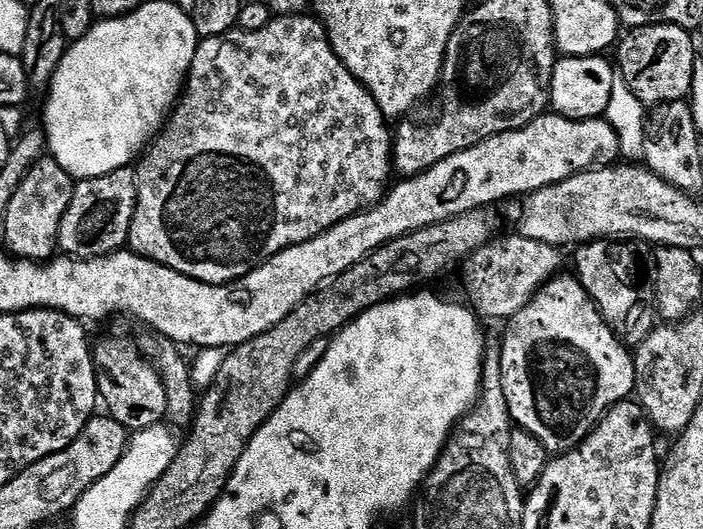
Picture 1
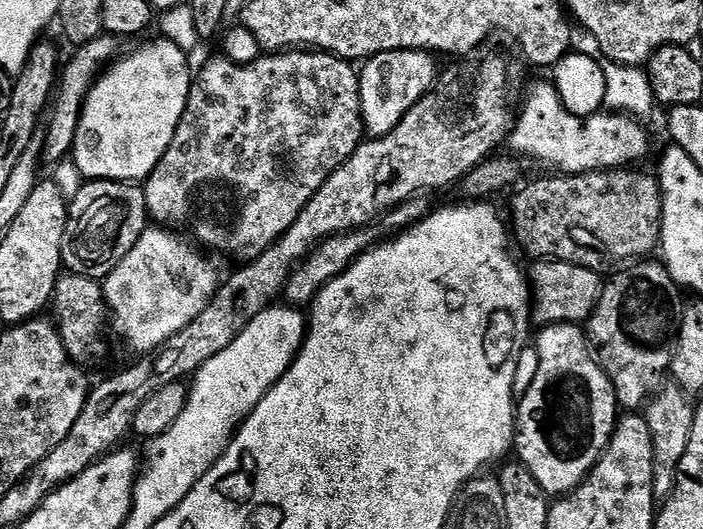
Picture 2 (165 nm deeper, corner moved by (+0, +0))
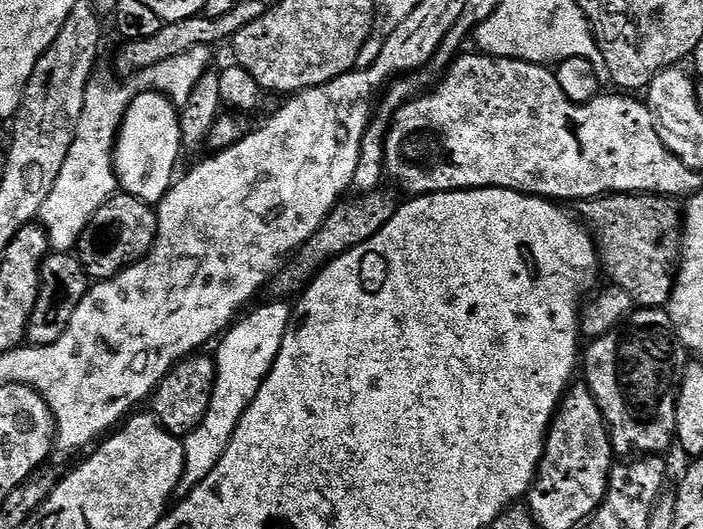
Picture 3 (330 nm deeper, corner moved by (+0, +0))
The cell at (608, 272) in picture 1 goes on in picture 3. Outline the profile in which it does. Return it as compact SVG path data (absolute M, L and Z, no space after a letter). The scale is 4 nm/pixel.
M636 308L630 316L623 319L616 328L612 328L608 333L593 339L591 343L583 349L582 352L582 376L586 381L588 389L594 394L598 406L602 410L604 424L608 428L608 434L612 437L612 450L620 458L643 458L646 456L655 456L657 454L667 453L667 448L673 447L676 440L676 403L680 393L680 383L686 363L686 352L676 336L676 331L672 328L672 319L670 314L664 308Z

